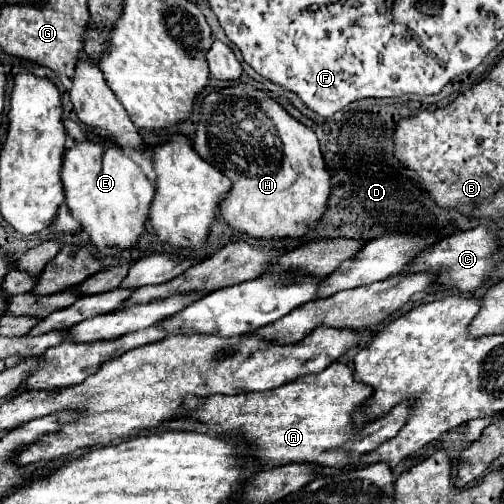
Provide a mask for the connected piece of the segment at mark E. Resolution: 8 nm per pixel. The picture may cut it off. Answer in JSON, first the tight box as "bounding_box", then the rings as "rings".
{"bounding_box":[62,140,154,254],"rings":[[[90,140],[76,142],[76,146],[64,156],[62,182],[72,216],[102,254],[106,248],[118,246],[120,250],[128,250],[138,244],[150,220],[154,186],[144,176],[140,166],[122,152],[122,148],[100,148],[100,144]]]}

